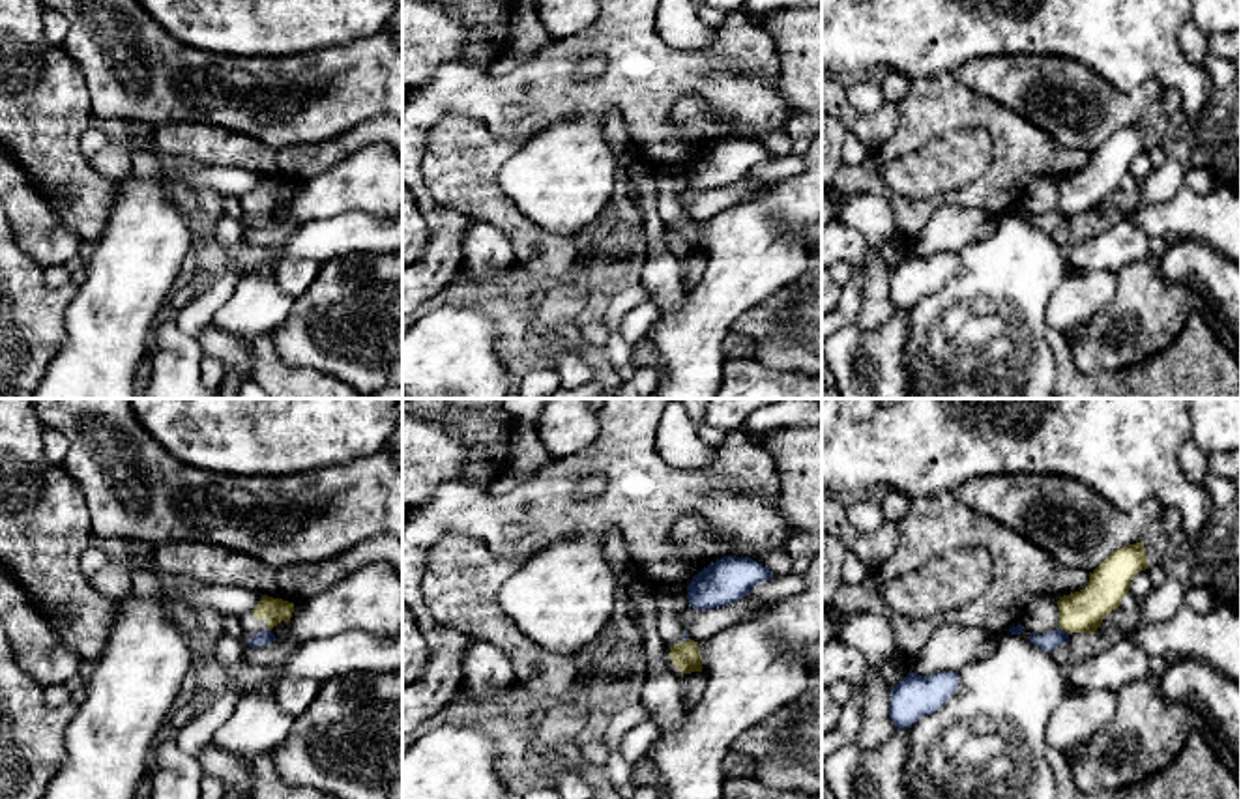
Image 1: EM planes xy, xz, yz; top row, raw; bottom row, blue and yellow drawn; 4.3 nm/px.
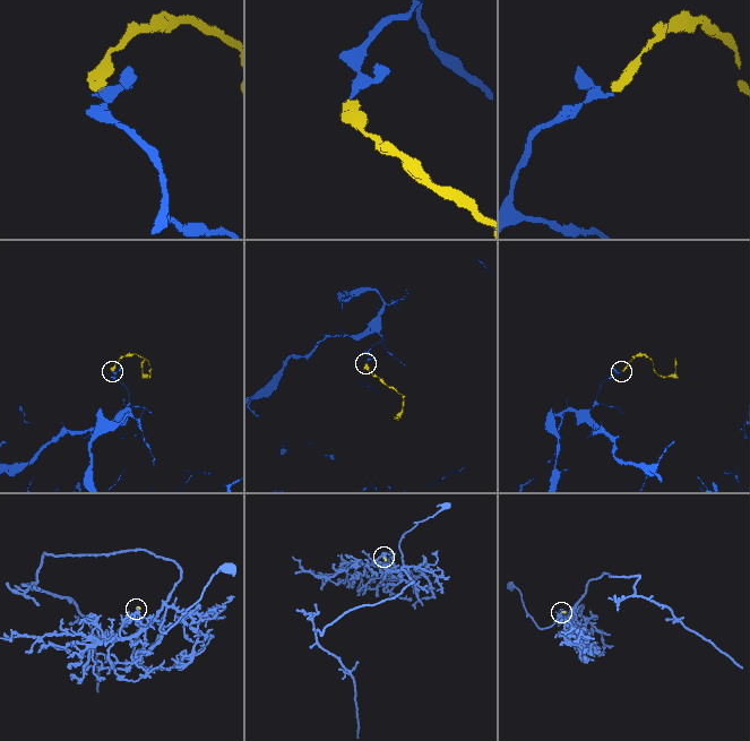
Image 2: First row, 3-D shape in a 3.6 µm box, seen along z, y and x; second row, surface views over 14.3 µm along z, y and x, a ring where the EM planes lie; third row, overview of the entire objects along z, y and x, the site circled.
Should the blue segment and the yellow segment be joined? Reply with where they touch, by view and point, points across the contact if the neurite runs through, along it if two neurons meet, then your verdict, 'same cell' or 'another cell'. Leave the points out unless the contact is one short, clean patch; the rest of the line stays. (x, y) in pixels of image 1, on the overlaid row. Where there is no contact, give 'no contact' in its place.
meets blue in yz at (1064, 631); border along yz (1060, 627), (1069, 633); another cell

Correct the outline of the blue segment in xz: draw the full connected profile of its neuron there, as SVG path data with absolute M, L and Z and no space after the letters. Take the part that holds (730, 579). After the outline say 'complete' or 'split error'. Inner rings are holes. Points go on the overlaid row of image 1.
M724 556L691 580L687 599L694 610L728 606L769 578L773 573L751 558Z; complete

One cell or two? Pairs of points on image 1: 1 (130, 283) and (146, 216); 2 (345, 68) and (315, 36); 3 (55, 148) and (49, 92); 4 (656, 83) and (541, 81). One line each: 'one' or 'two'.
1: one
2: two
3: one
4: one

